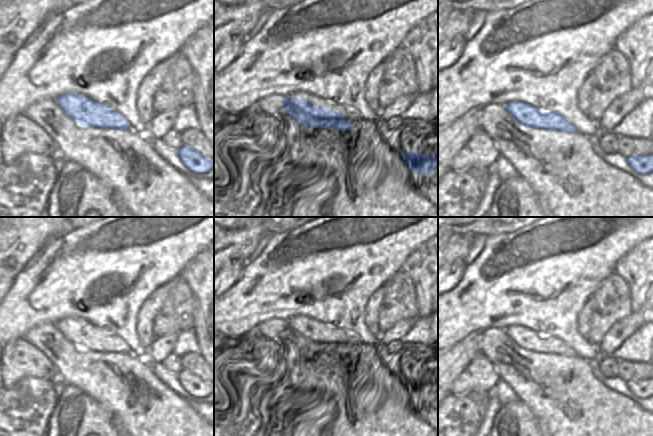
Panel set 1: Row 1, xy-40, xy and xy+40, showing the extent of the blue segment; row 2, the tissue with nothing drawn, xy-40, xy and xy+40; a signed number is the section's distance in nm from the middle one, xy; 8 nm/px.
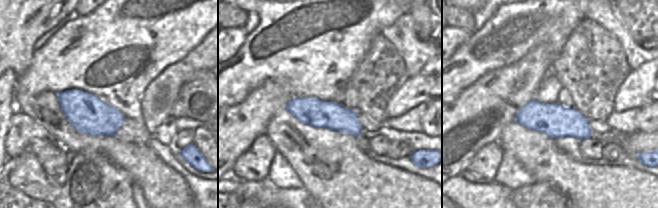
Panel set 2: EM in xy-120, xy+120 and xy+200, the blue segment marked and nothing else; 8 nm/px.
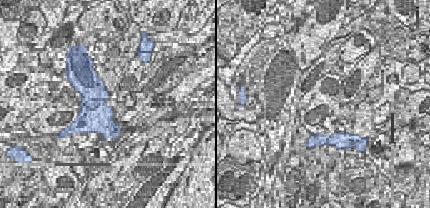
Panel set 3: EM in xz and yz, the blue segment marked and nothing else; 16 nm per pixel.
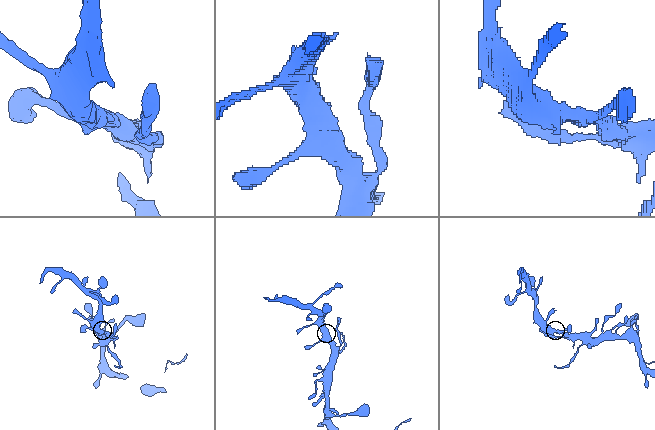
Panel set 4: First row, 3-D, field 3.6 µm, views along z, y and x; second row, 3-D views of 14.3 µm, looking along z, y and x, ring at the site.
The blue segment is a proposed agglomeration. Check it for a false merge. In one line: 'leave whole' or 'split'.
leave whole

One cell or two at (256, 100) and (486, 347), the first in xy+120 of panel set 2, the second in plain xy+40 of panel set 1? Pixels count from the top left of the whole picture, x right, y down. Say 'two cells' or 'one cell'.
two cells

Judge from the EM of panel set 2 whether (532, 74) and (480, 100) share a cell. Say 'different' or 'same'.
same

